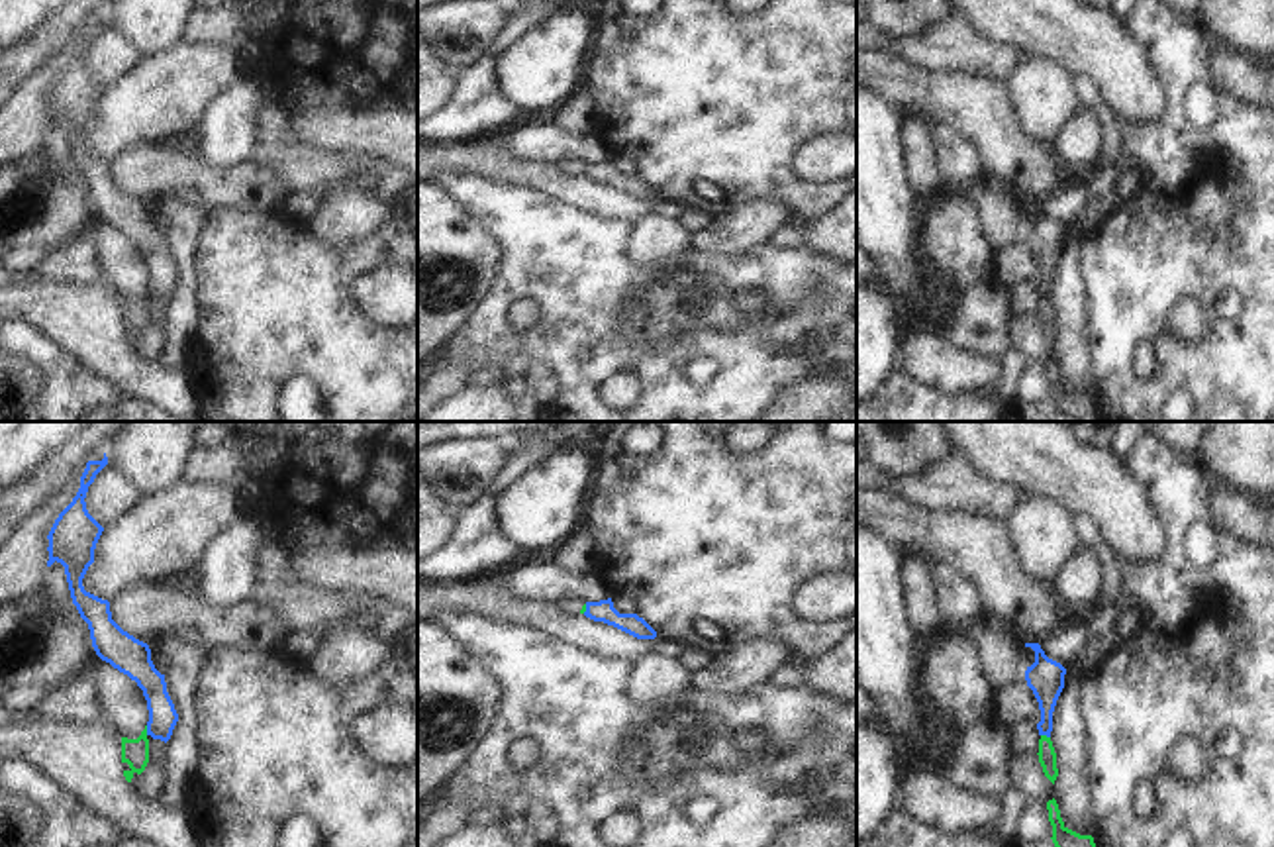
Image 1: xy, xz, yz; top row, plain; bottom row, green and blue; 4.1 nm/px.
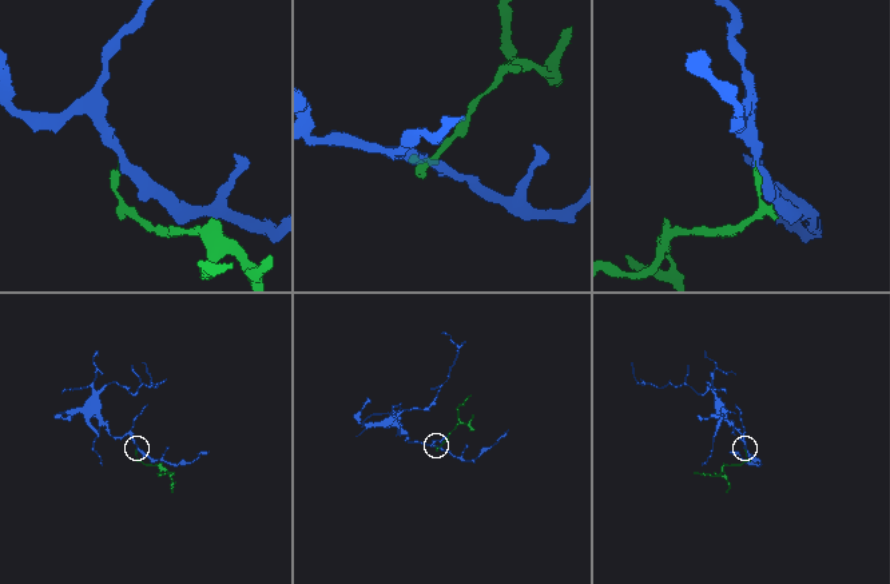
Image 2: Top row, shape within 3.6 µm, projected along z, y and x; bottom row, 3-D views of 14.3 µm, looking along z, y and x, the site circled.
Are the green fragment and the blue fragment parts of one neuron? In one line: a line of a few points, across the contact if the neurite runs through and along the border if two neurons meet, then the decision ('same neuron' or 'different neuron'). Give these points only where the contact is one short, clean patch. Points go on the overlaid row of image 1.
line xy (146, 726), (147, 734); different neuron

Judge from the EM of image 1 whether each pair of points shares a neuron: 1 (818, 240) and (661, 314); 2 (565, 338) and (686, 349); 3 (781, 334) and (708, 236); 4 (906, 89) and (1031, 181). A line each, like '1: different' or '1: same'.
1: different
2: same
3: different
4: same

